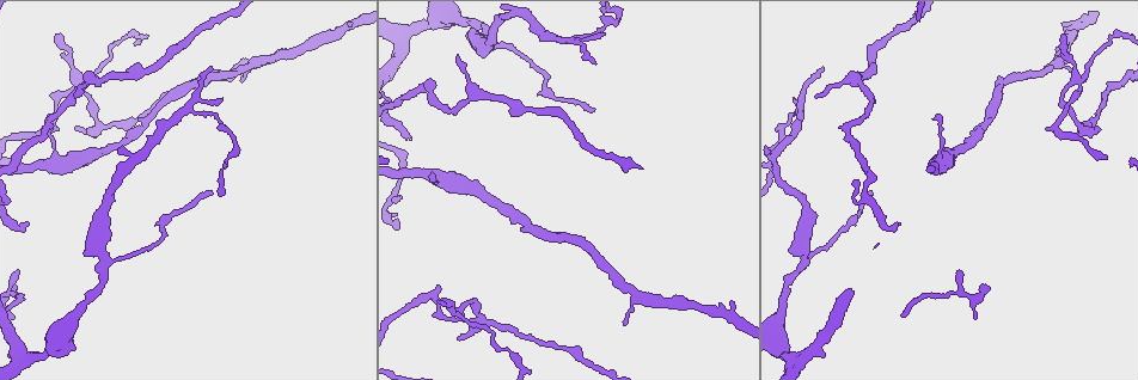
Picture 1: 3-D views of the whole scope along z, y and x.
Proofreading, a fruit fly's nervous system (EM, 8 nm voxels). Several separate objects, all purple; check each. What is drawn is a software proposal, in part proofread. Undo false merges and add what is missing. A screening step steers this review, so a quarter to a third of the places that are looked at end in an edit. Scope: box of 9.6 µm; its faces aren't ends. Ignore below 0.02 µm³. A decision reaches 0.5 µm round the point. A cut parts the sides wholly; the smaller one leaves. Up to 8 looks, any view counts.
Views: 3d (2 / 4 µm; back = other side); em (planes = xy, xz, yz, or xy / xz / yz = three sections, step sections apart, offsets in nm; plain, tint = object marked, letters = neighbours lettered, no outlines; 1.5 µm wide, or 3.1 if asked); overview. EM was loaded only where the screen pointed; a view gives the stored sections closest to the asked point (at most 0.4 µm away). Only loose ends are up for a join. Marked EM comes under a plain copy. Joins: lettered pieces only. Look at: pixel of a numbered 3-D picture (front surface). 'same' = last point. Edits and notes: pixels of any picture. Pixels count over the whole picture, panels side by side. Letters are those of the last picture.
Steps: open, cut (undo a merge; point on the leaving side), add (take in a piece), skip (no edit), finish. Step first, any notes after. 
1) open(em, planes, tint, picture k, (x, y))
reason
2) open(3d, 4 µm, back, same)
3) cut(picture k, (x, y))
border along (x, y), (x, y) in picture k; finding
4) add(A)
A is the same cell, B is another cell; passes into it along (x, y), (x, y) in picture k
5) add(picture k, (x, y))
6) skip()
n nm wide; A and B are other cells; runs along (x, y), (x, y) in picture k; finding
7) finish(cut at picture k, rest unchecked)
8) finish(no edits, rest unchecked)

open(3d, 2 µm, picture 1, (459, 314))
three-way junction

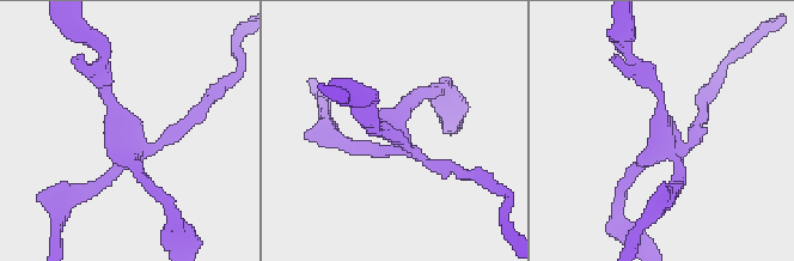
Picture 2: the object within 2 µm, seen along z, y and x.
open(em, planes, letters, picture 2, (654, 154))

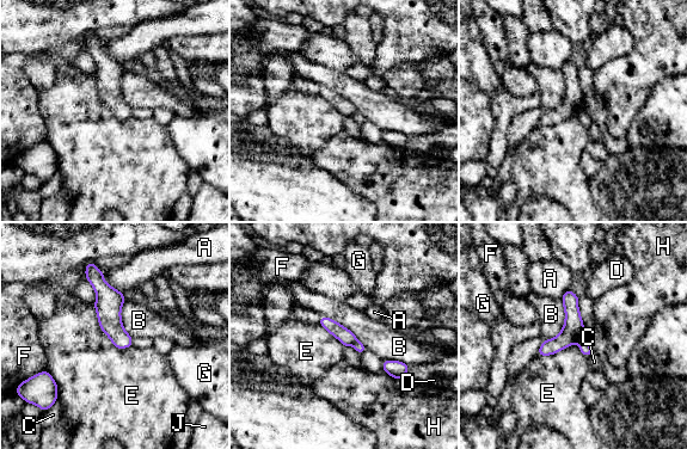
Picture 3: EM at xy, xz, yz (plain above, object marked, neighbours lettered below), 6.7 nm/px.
skip()
A, B, C, D, E, F, G, H and J are other cells; border along (321, 315), (347, 327), (367, 349) in picture 3; continuous, no second neuron

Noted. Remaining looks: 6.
open(3d, 4 µm, picture 1, (1084, 81))
thin end

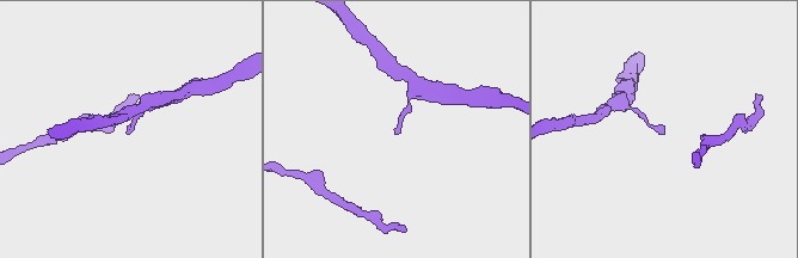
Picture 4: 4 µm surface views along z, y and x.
open(em, xy, step 4, tint, picture 4, (395, 133))

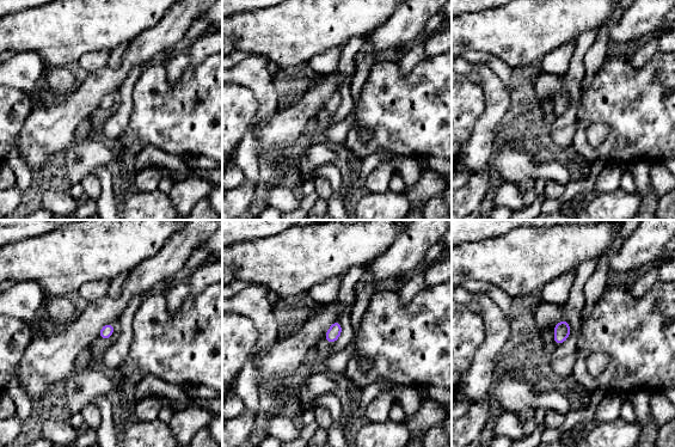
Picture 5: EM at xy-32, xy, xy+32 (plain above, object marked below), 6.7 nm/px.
open(em, planes, letters, same)
cut it another way

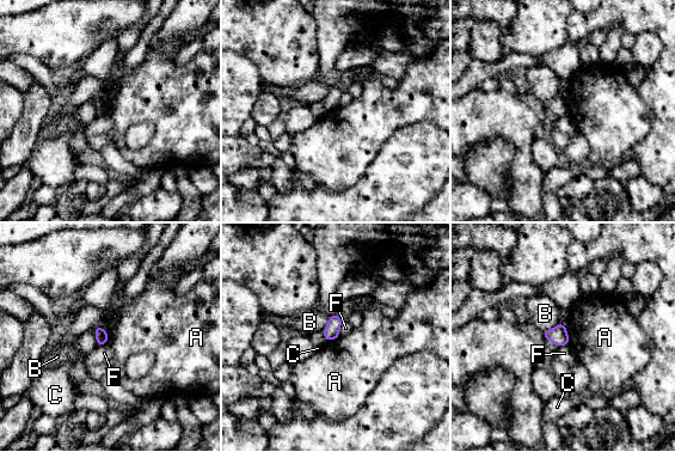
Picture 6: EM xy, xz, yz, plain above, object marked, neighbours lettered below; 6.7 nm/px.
skip()
A, B, C and F are other cells; border along (93, 330), (97, 344) in picture 6; none of them fits

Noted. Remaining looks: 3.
open(3d, 2 µm, picture 1, (211, 191))
long arm stops here

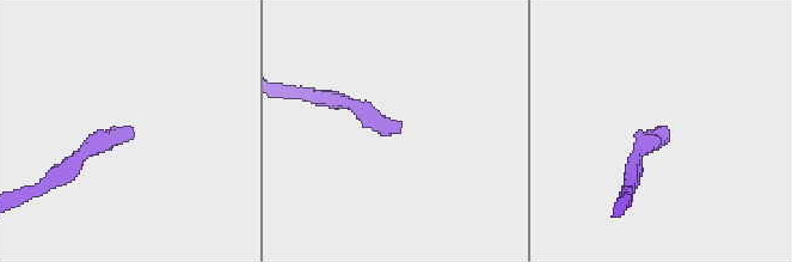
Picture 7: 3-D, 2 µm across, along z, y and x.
open(em, planes, tint, picture 7, (667, 130))
now the EM

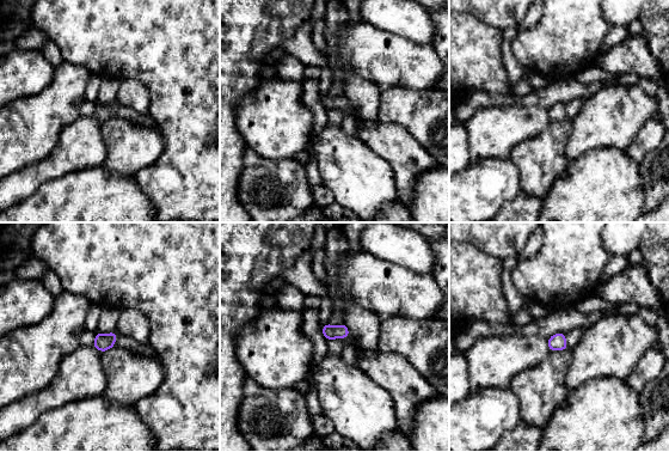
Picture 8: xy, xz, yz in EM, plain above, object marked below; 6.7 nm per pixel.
open(em, planes, letters, same)

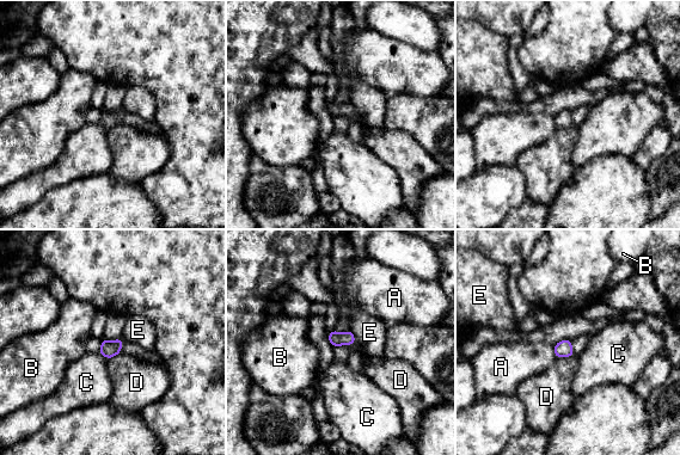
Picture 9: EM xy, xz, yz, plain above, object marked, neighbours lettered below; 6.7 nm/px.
skip()
A, B, C, D and E are other cells; border along (98, 352), (108, 360) in picture 9; none of them fits

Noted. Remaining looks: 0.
finish(no edits, rest unchecked)

